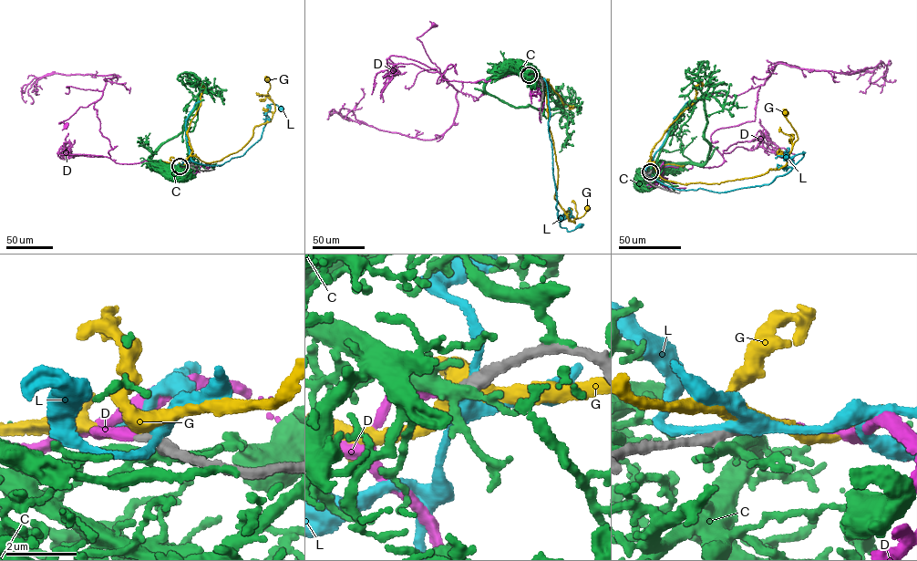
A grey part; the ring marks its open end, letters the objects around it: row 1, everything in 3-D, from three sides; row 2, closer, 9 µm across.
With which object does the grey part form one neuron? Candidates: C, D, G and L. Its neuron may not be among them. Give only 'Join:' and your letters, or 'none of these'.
Join: D

